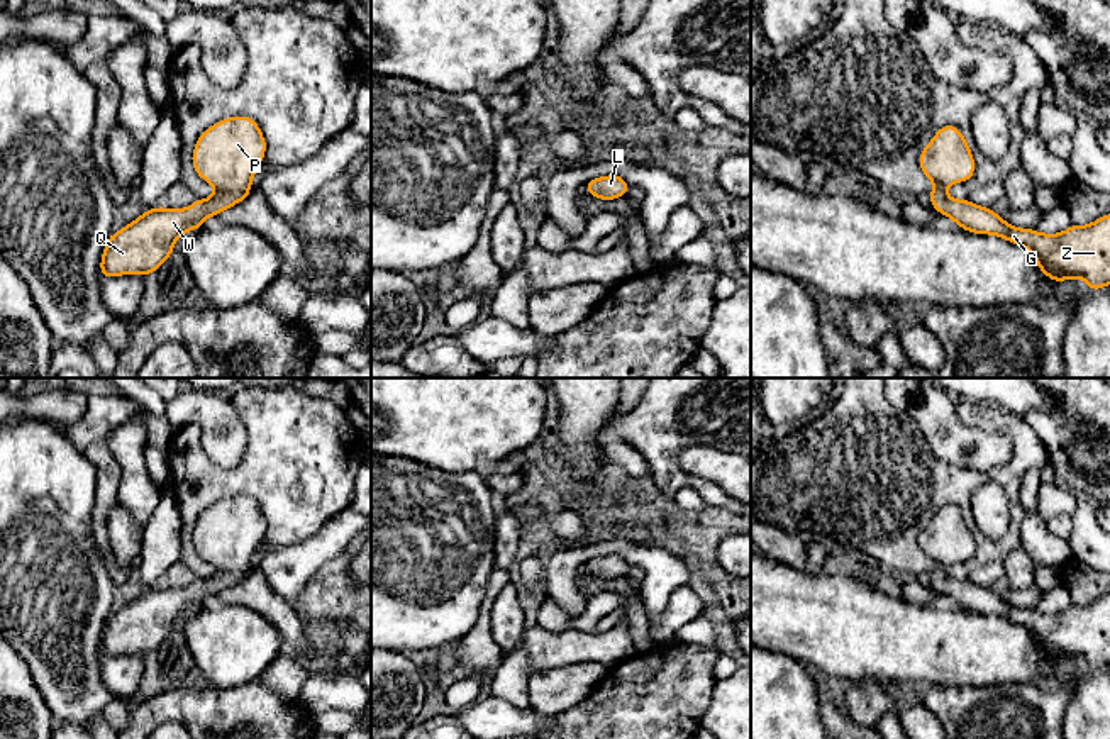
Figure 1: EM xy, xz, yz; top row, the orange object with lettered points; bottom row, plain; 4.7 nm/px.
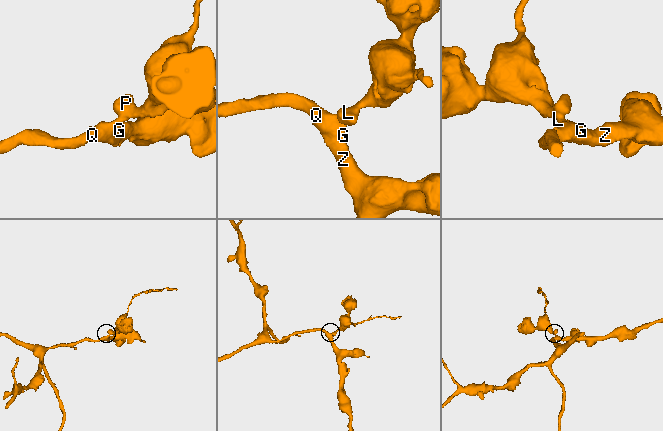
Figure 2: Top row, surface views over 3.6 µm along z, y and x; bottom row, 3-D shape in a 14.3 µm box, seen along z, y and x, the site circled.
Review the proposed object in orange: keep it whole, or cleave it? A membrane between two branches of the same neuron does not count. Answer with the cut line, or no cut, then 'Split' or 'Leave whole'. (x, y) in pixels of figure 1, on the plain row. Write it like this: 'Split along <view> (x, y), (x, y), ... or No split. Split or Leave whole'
No split. Leave whole

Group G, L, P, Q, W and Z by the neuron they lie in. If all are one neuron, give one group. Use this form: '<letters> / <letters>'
G L P Q W Z

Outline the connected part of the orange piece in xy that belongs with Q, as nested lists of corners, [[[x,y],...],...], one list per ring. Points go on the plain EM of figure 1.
[[[229,497],[203,510],[191,542],[197,554],[215,566],[215,573],[181,590],[149,588],[110,614],[100,642],[102,658],[154,653],[171,636],[180,615],[188,608],[202,610],[207,597],[249,576],[264,532],[266,520],[251,497]]]

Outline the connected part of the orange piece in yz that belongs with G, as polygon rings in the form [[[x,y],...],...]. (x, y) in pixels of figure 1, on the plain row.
[[[942,505],[919,536],[924,554],[935,563],[929,571],[932,588],[951,597],[956,605],[974,614],[993,614],[1024,625],[1039,649],[1052,661],[1083,658],[1091,671],[1110,664],[1110,593],[1090,605],[1071,605],[1061,614],[1017,608],[991,588],[946,573],[951,563],[974,556],[974,537],[961,510]]]

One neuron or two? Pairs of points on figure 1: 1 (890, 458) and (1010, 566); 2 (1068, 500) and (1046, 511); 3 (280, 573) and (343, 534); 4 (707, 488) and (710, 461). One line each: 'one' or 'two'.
1: two
2: one
3: one
4: two

